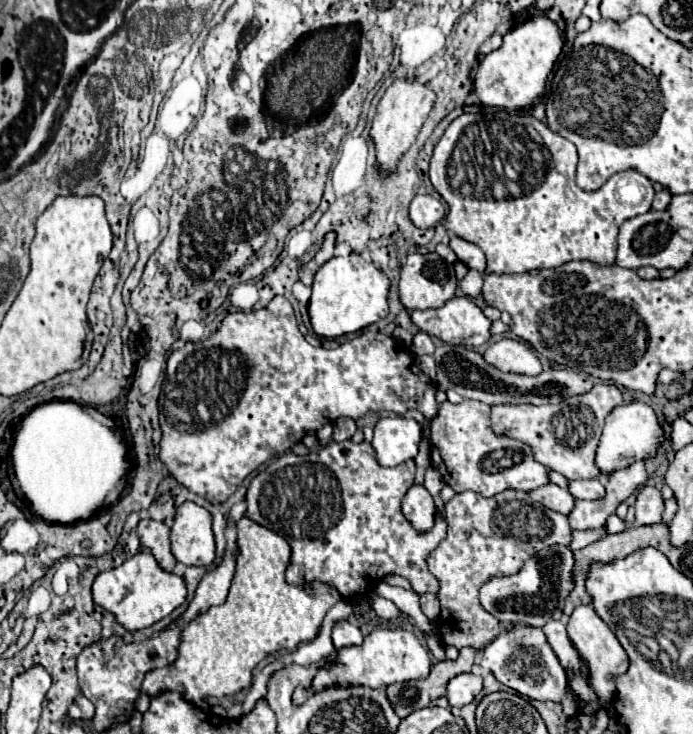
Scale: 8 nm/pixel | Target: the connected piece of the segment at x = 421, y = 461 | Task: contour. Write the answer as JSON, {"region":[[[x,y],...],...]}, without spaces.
{"region":[[[421,440],[418,456],[414,458],[414,460],[416,460],[416,478],[414,478],[414,484],[418,484],[418,486],[424,482],[426,468],[432,464],[430,449],[430,443],[427,440]]]}

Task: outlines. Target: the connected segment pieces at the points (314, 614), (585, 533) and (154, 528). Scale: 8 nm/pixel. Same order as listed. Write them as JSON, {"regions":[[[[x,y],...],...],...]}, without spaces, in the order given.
{"regions":[[[[246,516],[238,522],[238,548],[240,548],[240,556],[238,556],[238,560],[236,560],[236,572],[234,572],[232,586],[230,586],[230,592],[228,592],[226,602],[220,604],[220,606],[212,606],[208,612],[200,614],[196,620],[192,620],[192,622],[182,630],[182,642],[180,642],[180,648],[178,648],[178,654],[180,654],[180,656],[178,656],[178,660],[176,660],[174,664],[166,666],[166,668],[152,670],[152,672],[146,674],[146,678],[144,678],[144,682],[142,682],[142,692],[146,692],[150,698],[156,698],[158,694],[170,690],[170,692],[182,694],[186,702],[190,702],[190,704],[194,704],[194,706],[198,706],[198,708],[202,708],[202,710],[208,710],[208,702],[206,702],[208,696],[218,696],[218,698],[220,698],[220,696],[232,696],[232,694],[240,692],[242,688],[248,688],[250,682],[252,682],[252,670],[254,670],[254,666],[256,666],[258,662],[262,662],[268,654],[278,652],[278,650],[294,650],[294,648],[298,648],[300,644],[312,642],[312,640],[318,636],[318,632],[320,632],[320,626],[322,626],[322,620],[324,620],[326,612],[342,598],[340,592],[338,592],[336,588],[330,588],[330,586],[326,586],[324,592],[320,592],[320,590],[312,590],[312,592],[310,592],[310,590],[306,590],[306,586],[292,586],[292,584],[288,584],[288,582],[284,580],[284,570],[286,570],[288,560],[290,560],[290,544],[288,544],[282,536],[278,536],[276,532],[272,532],[272,530],[268,530],[268,528],[264,528],[264,526],[260,526],[260,524],[256,524],[254,520],[250,520],[250,518],[246,518]]],[[[604,526],[600,530],[574,530],[572,532],[572,544],[570,544],[570,550],[576,552],[576,550],[582,550],[586,546],[590,546],[592,542],[600,540],[604,536]]],[[[146,518],[146,520],[140,520],[138,524],[138,536],[140,536],[140,544],[154,554],[158,564],[164,570],[172,572],[176,558],[170,552],[170,528],[164,522]]]]}

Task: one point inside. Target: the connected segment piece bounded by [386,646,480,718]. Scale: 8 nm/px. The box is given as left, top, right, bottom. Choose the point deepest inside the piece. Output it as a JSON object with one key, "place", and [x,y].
{"place":[406,697]}

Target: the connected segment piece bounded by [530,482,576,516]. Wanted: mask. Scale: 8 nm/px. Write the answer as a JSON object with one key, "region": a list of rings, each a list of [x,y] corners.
{"region":[[[552,482],[546,484],[546,486],[540,486],[540,488],[536,488],[536,490],[532,490],[532,492],[530,492],[530,498],[532,498],[534,502],[544,504],[544,506],[550,508],[550,510],[556,510],[556,512],[564,514],[564,516],[568,516],[568,514],[572,512],[574,502],[576,502],[574,496],[572,496],[568,490],[556,486],[556,484],[552,484]]]}

